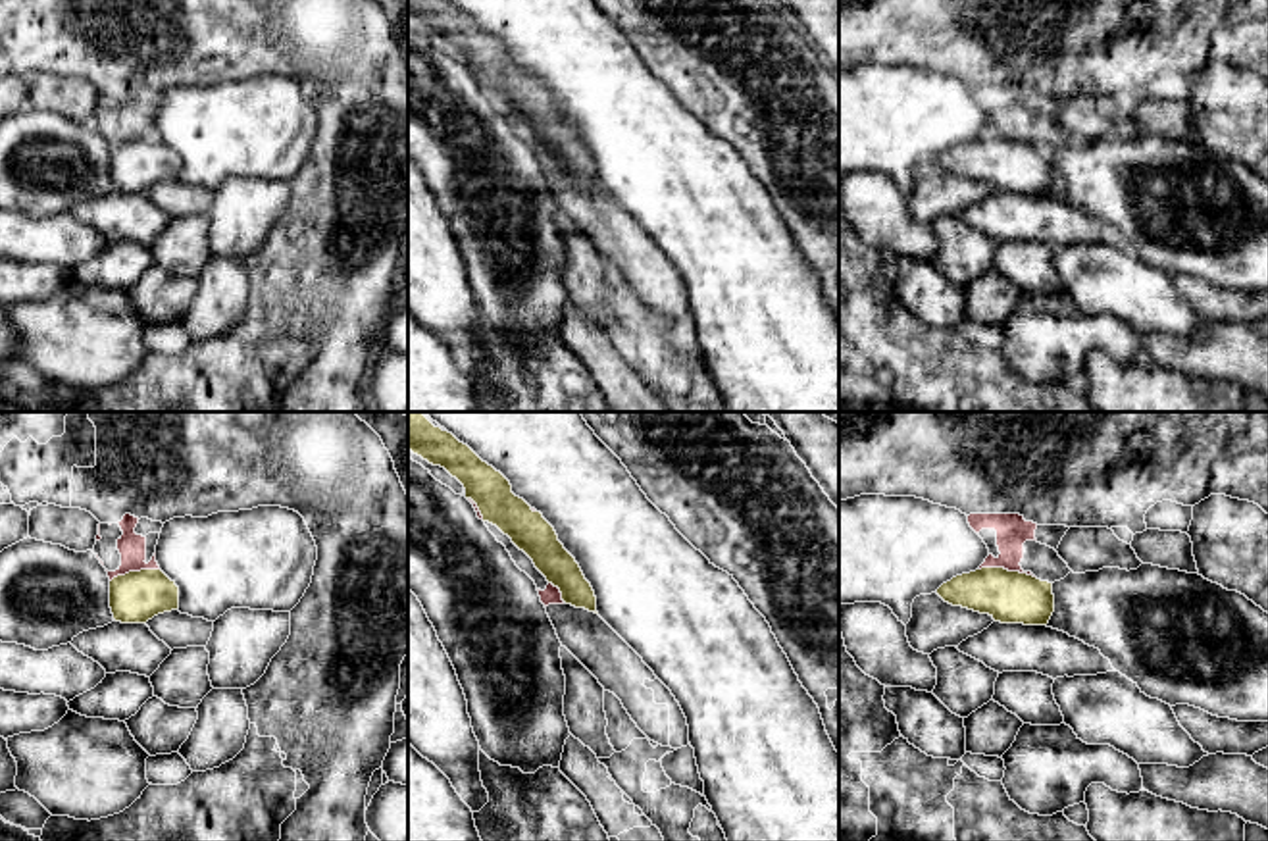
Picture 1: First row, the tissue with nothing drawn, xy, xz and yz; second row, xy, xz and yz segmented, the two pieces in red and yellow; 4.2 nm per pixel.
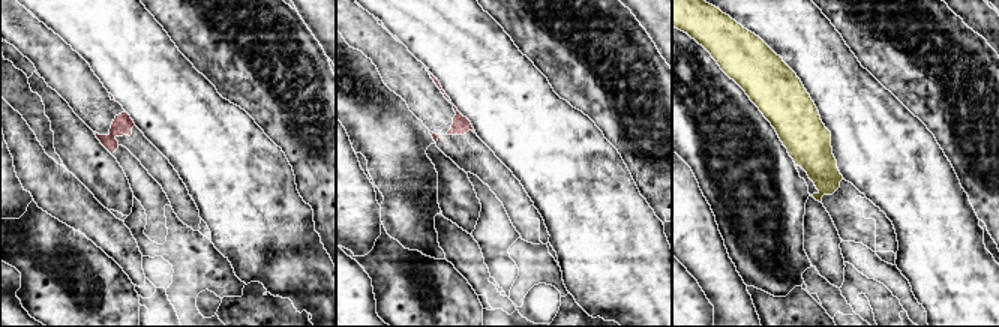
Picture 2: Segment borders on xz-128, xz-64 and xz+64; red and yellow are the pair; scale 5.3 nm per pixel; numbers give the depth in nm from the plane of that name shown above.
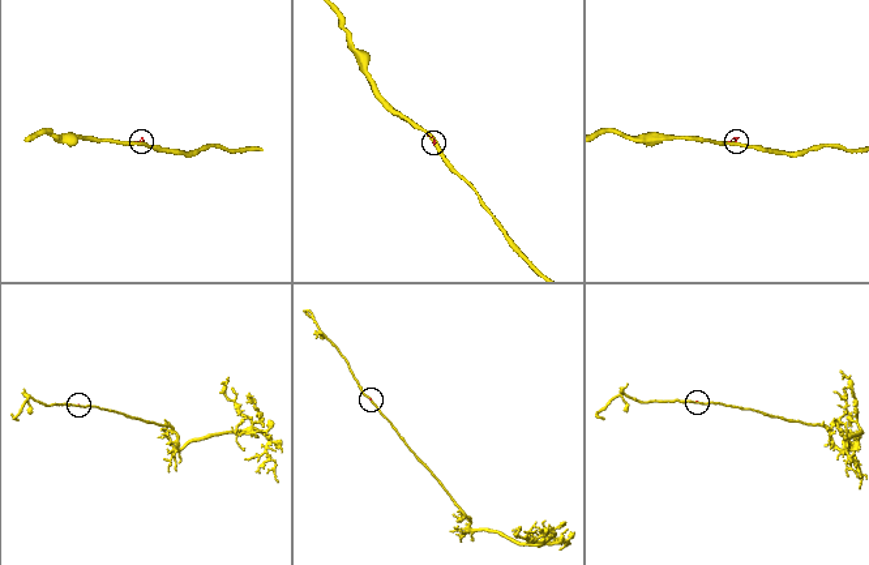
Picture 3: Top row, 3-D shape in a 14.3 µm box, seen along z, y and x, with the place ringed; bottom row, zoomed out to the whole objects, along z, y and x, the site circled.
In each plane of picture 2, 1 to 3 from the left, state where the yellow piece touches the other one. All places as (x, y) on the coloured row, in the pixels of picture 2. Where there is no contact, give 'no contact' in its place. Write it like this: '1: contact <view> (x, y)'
1: no contact
2: no contact
3: no contact

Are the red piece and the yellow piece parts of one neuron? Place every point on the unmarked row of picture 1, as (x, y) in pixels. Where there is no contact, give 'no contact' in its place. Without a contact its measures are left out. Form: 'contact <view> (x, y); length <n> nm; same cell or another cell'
contact yz (1007, 137); length 240 nm; another cell

